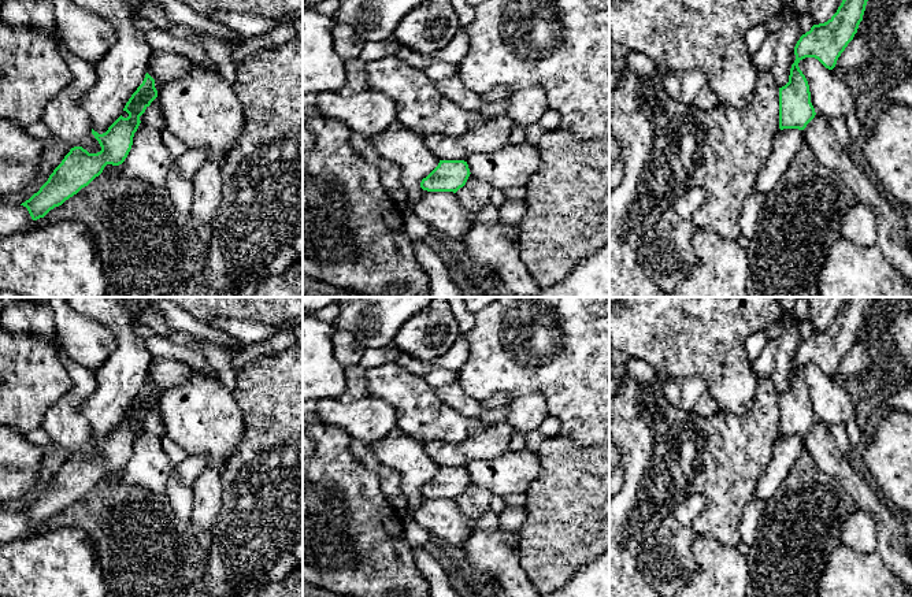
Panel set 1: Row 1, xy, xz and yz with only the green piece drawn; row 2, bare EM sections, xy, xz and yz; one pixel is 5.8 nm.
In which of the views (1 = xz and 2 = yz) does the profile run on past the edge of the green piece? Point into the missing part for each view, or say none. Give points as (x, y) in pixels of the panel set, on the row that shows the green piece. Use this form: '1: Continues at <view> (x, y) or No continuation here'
1: No continuation here
2: No continuation here

